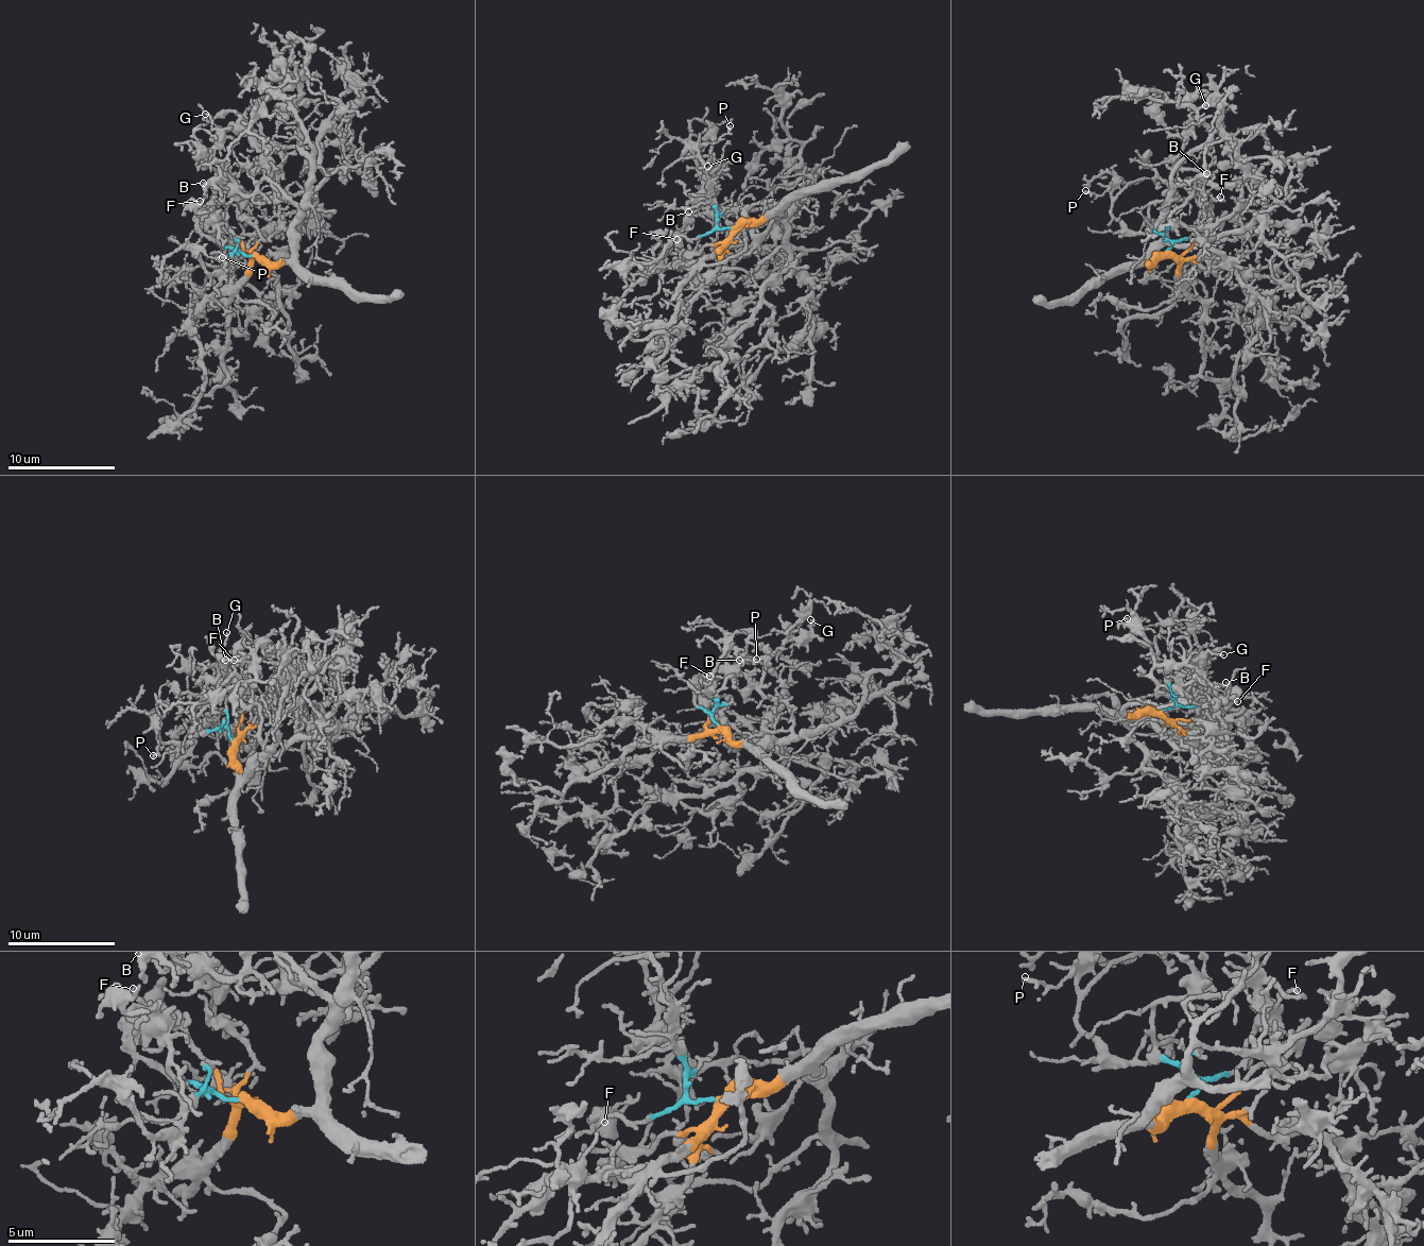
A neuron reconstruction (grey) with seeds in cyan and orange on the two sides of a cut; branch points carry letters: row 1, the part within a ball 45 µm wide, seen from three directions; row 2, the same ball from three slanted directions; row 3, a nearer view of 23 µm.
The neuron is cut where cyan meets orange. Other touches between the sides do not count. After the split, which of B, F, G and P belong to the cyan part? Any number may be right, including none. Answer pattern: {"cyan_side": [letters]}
{"cyan_side": ["F", "P"]}

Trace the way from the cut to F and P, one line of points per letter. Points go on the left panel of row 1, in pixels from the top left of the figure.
F: (251, 257), (210, 241), (201, 228), (200, 200)
P: (251, 257), (233, 252), (220, 276), (207, 271), (199, 256), (201, 251), (223, 257)

